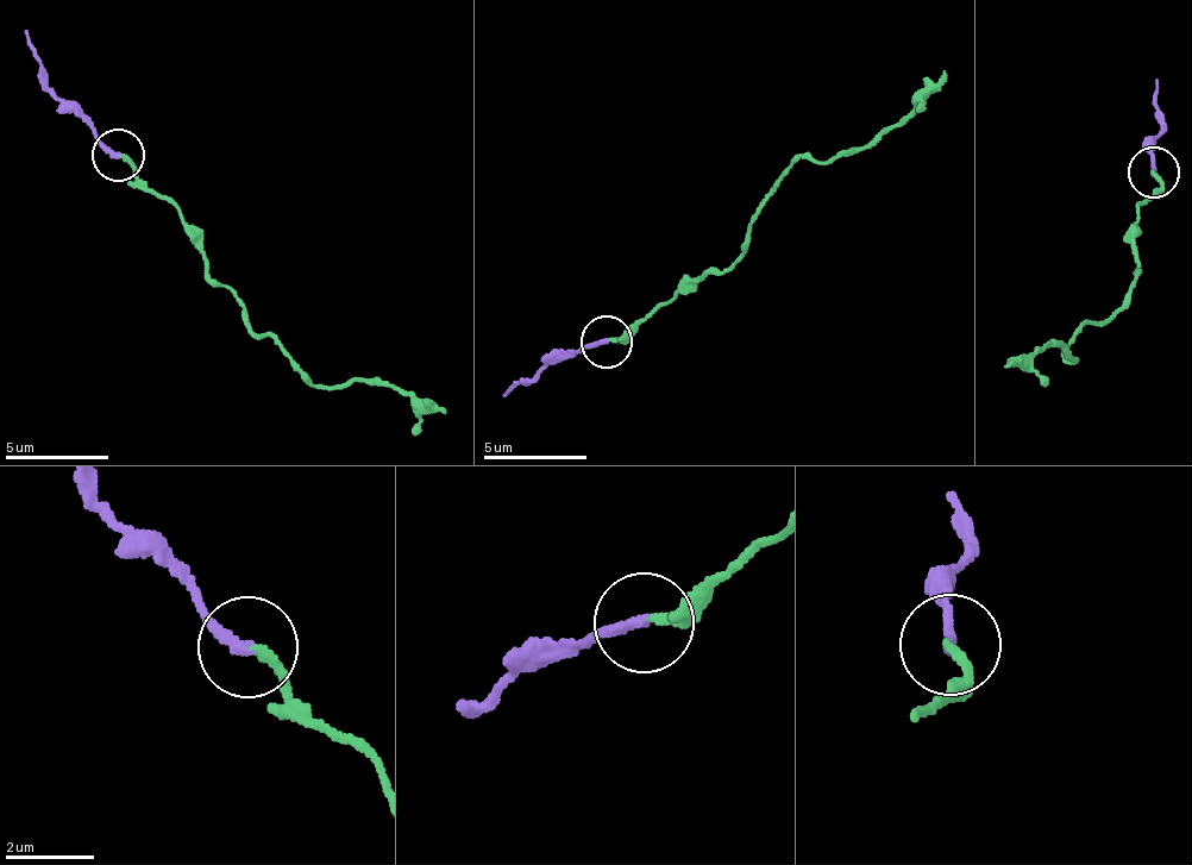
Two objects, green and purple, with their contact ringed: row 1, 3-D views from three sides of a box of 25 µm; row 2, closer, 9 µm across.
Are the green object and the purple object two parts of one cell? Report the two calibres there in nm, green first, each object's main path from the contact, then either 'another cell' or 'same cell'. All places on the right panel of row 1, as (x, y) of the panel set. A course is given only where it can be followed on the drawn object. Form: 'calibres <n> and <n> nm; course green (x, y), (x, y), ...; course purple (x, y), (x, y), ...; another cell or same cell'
calibres 200 and 260 nm; course green (1153, 169), (1160, 192), (1136, 212), (1140, 273), (1121, 306), (1073, 338), (1074, 363), (1054, 340), (1003, 365); course purple (1152, 171), (1148, 139), (1162, 131), (1155, 79); another cell

